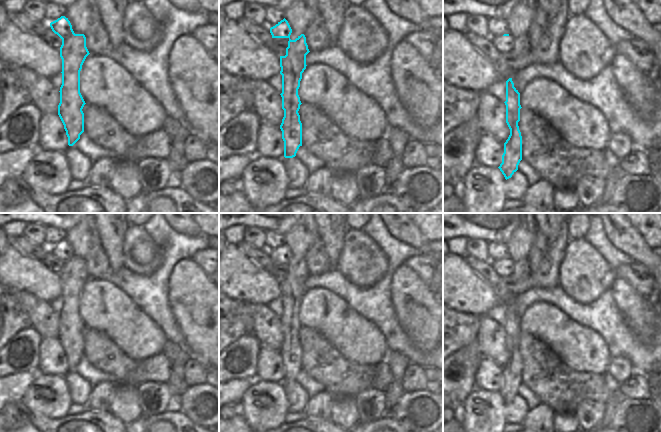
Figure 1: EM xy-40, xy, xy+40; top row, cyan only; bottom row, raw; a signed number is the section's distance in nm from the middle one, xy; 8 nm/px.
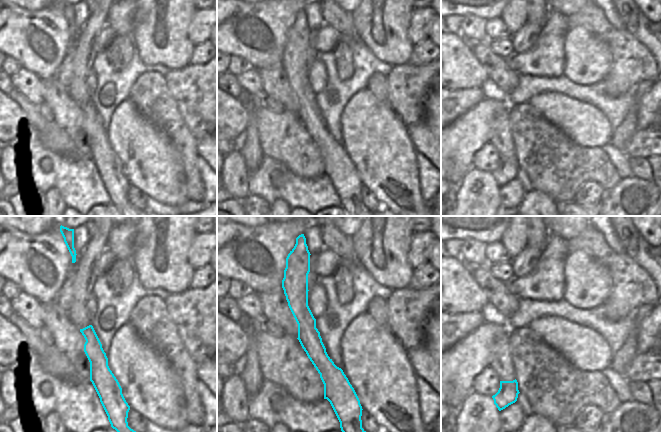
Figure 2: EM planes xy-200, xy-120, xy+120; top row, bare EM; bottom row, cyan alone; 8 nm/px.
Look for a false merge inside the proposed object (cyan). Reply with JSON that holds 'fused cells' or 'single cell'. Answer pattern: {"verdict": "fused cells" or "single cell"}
{"verdict": "fused cells"}

